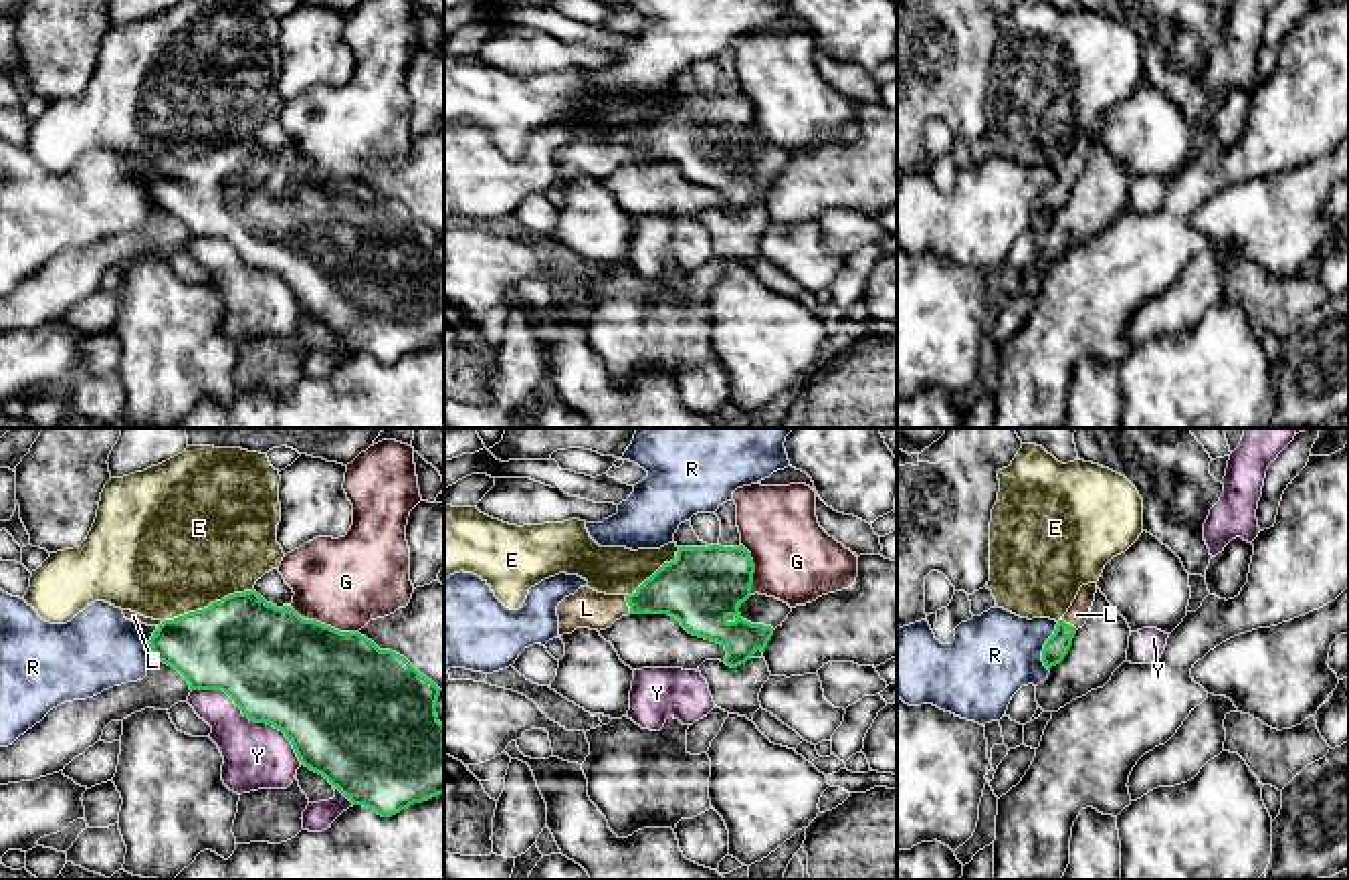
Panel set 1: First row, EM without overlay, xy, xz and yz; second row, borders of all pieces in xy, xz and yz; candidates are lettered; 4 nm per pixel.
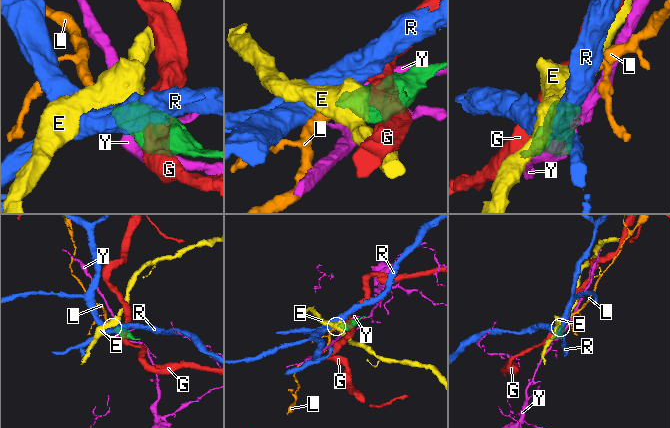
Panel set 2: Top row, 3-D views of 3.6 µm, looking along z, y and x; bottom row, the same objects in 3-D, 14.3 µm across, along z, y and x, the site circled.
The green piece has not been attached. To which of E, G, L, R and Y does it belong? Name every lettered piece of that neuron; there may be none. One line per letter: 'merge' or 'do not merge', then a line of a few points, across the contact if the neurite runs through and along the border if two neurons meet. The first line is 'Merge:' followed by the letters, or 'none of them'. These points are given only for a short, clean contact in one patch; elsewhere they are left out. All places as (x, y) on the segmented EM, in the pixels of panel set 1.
Merge: L
E: do not merge | xy (253, 588), (162, 622)
G: do not merge
L: merge | xz (689, 588), (669, 590), (629, 604), (586, 608)
R: do not merge | yz (1059, 622), (1043, 650), (1043, 665), (1049, 671)
Y: do not merge

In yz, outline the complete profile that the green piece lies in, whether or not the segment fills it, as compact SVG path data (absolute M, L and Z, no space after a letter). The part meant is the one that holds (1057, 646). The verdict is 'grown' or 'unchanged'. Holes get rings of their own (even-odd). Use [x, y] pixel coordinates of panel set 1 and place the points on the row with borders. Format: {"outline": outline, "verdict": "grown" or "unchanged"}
{"outline": "M1097 583L1082 585L1068 612L1058 620L1054 634L1046 640L1042 662L1050 670L1060 664L1072 646L1078 628L1088 620Z", "verdict": "grown"}

